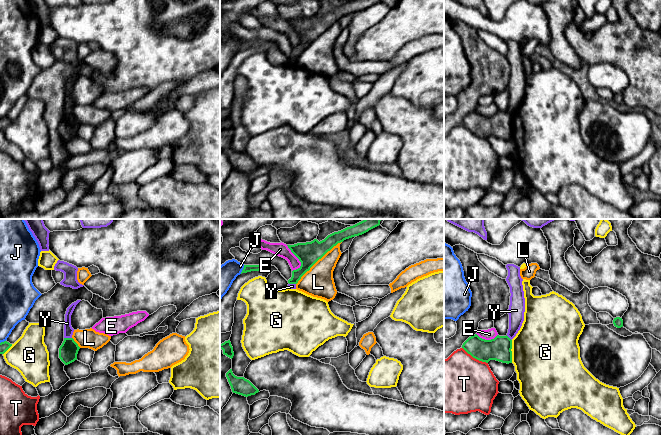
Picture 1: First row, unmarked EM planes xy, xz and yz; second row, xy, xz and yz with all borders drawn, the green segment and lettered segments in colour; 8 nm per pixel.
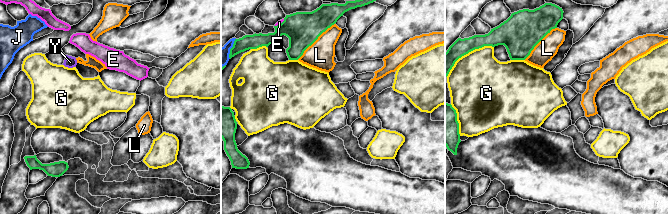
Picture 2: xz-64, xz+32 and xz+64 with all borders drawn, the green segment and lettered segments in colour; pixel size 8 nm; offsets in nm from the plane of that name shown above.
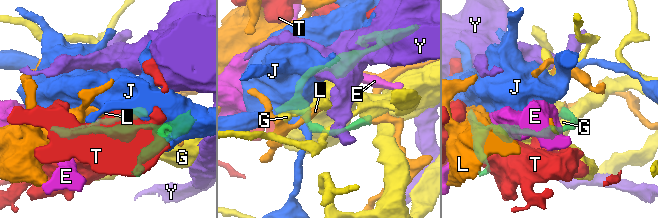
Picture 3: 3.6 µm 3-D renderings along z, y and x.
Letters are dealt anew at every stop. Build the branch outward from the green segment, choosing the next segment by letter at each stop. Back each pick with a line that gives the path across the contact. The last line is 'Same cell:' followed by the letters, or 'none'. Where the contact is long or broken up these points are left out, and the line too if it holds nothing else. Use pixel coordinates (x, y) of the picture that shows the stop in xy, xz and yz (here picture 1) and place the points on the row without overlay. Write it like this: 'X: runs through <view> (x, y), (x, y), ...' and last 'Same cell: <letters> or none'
Same cell: none

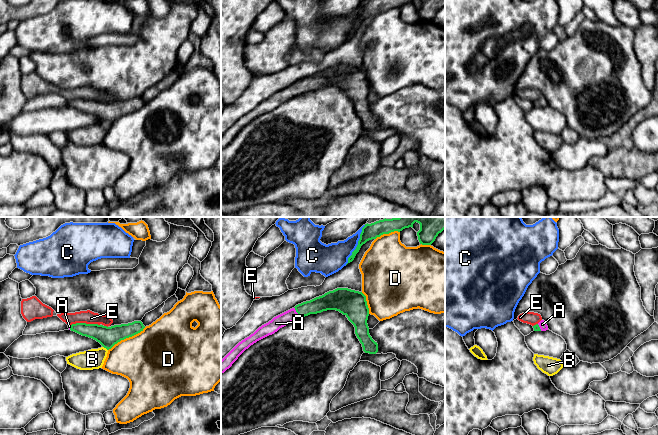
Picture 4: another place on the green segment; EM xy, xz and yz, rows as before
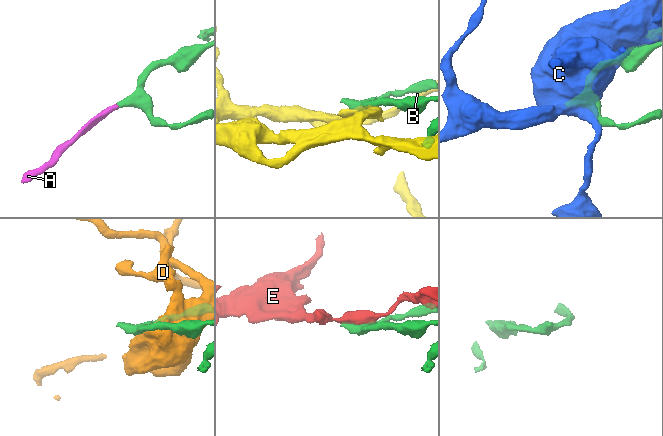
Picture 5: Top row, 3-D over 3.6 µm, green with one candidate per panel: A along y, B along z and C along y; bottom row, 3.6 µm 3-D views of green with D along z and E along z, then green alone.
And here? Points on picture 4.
A: runs through xz (325, 78), (296, 87), (276, 99)
Same cell: A

